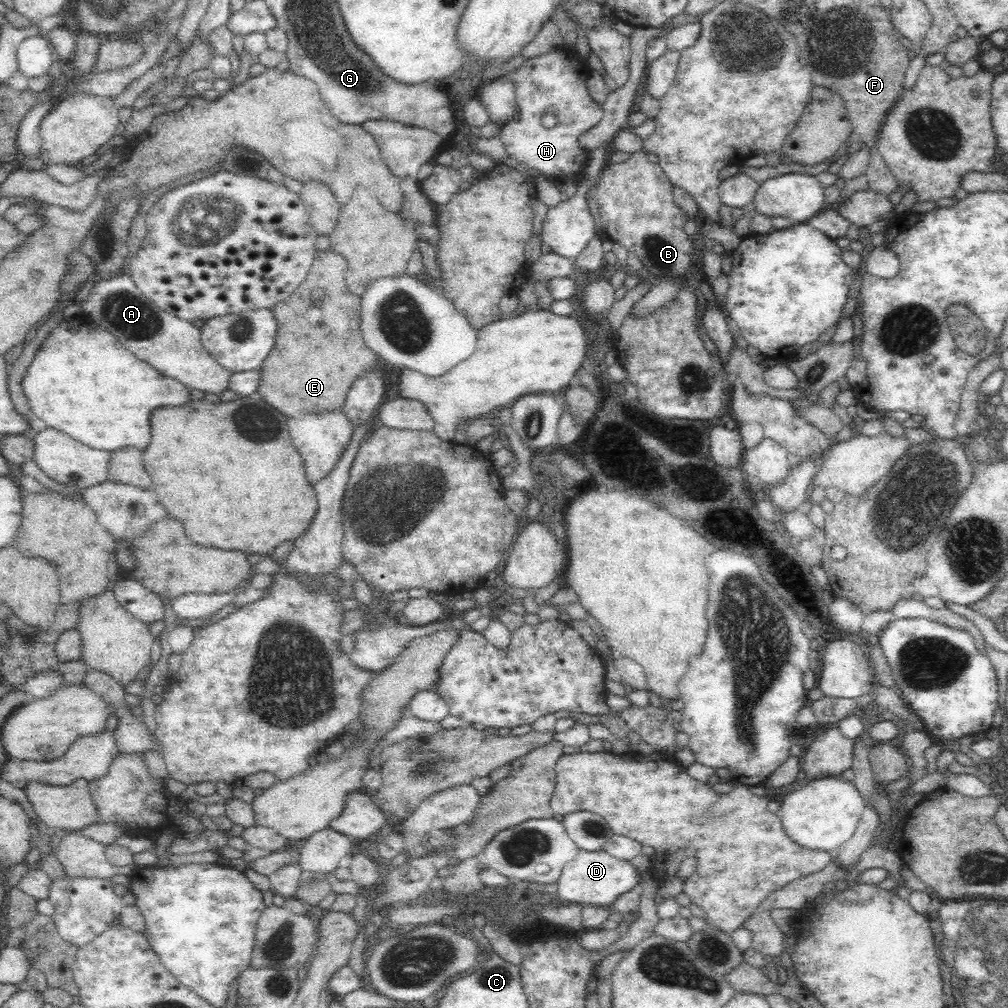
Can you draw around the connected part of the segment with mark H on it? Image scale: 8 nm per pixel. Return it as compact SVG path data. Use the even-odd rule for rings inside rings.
M552 50L526 58L520 68L502 78L515 84L516 103L520 112L520 120L503 124L499 128L498 136L507 155L548 178L574 179L576 174L583 172L589 157L580 145L580 136L603 118L603 106L590 97L586 87L590 78L586 62L566 52ZM547 111L554 111L558 119L552 128L544 127L540 121Z

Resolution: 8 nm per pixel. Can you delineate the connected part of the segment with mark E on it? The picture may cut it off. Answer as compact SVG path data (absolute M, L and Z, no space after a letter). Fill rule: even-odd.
M330 248L326 251L316 251L312 268L306 280L300 284L284 302L272 308L277 320L277 333L272 352L266 356L259 368L260 382L256 392L272 408L278 412L294 418L304 414L316 412L334 412L343 408L346 394L352 382L362 374L374 368L377 356L366 346L358 332L358 308L361 308L361 298L352 294L345 283L347 260Z

